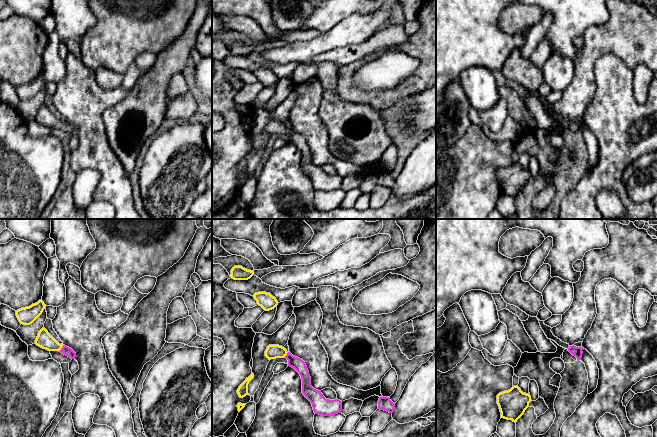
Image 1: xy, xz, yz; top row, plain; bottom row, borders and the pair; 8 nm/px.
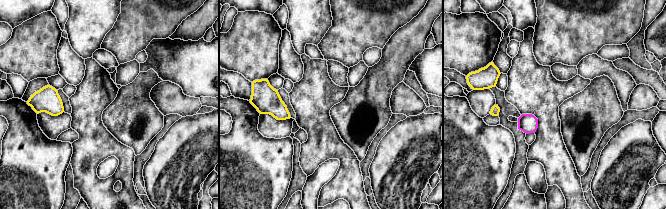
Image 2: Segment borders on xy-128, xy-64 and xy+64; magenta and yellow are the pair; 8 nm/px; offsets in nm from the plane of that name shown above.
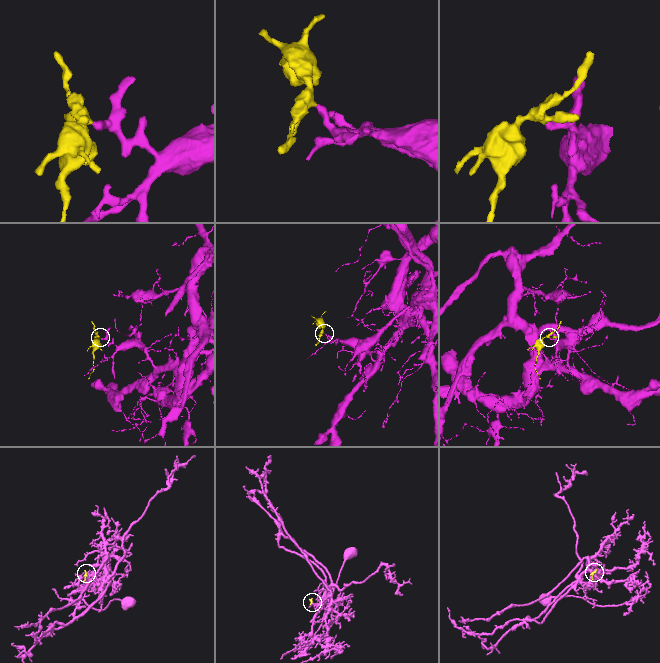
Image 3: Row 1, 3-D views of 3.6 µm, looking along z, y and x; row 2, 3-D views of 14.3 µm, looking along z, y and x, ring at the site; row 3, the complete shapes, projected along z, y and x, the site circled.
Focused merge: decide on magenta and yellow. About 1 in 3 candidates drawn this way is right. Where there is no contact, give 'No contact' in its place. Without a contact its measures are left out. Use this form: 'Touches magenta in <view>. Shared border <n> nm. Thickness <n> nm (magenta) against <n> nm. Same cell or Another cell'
Touches magenta in xy. Shared border 70 nm. Thickness 70 nm (magenta) against 130 nm. Same cell

